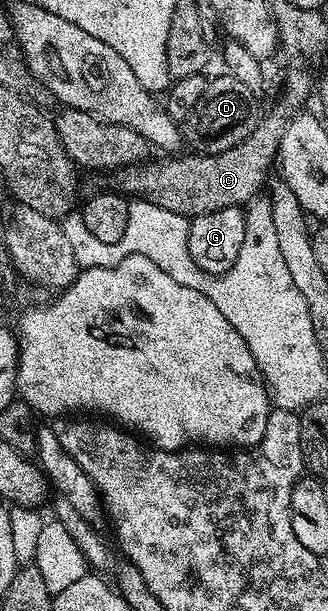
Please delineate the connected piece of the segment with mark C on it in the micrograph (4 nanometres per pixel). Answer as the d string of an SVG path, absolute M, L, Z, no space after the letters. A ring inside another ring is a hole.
M292 74L282 89L282 98L267 113L265 110L259 116L258 126L252 135L236 143L236 147L228 147L228 151L219 153L189 155L190 157L166 155L161 158L163 161L147 159L136 165L125 165L113 174L113 188L127 198L151 201L156 203L156 207L164 207L164 211L172 211L187 219L208 215L224 207L242 207L253 202L261 194L258 192L267 188L270 168L275 168L278 160L278 148L284 139L286 123L305 106L302 104L310 89L312 93L312 81L310 85L304 74Z

